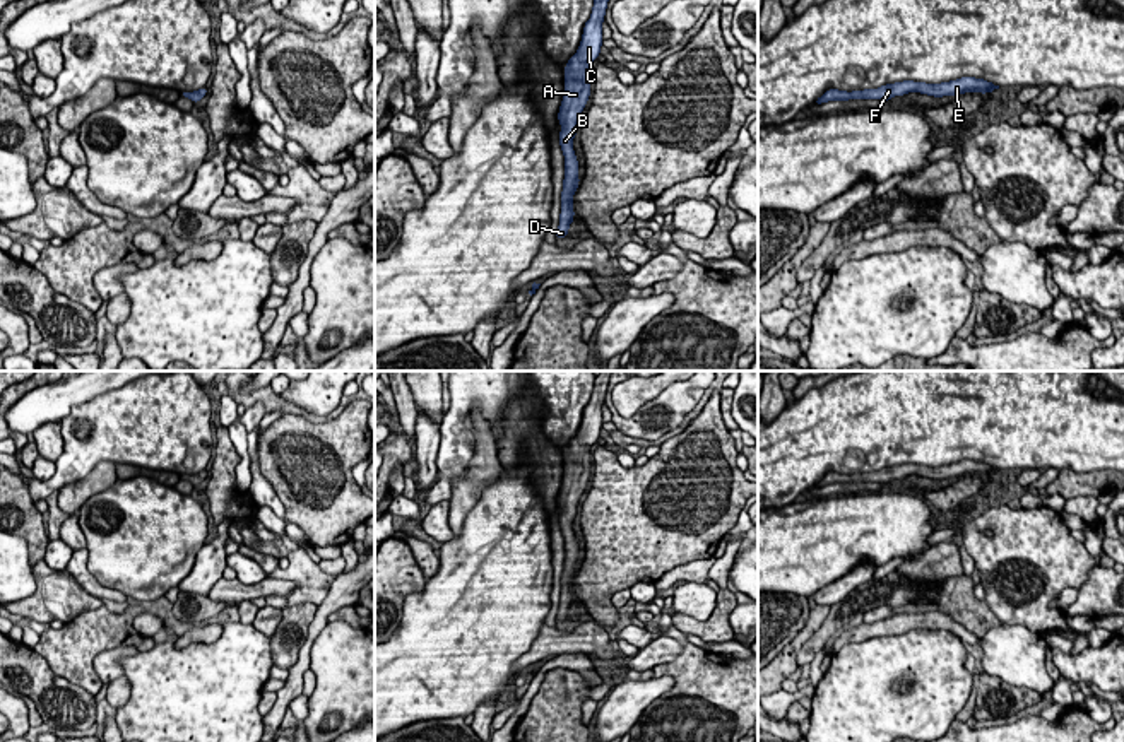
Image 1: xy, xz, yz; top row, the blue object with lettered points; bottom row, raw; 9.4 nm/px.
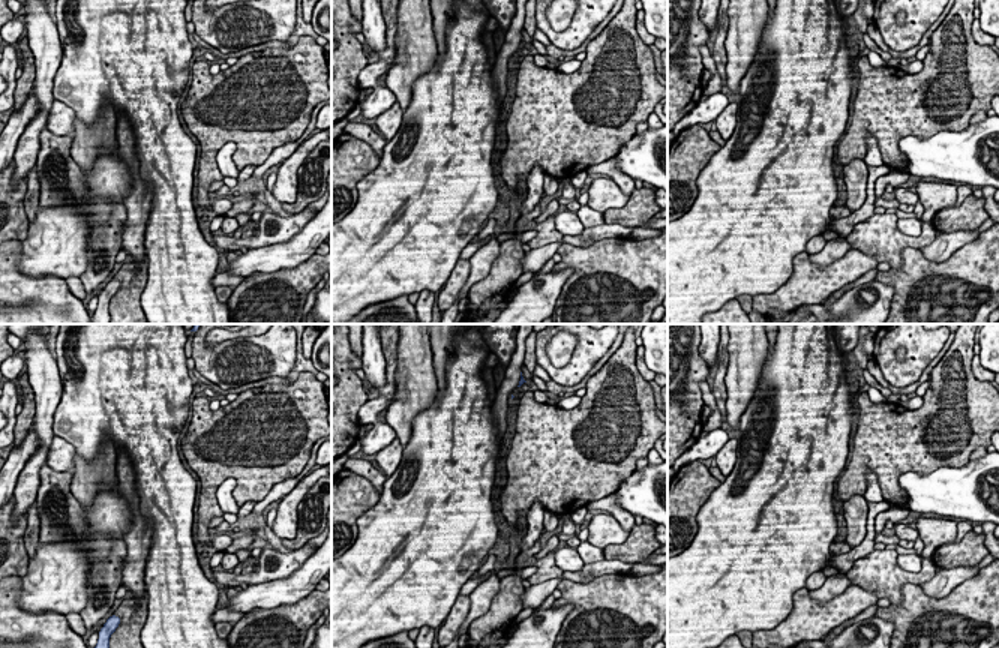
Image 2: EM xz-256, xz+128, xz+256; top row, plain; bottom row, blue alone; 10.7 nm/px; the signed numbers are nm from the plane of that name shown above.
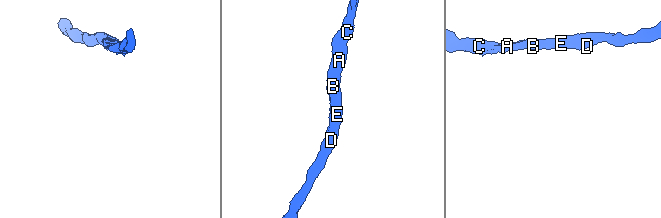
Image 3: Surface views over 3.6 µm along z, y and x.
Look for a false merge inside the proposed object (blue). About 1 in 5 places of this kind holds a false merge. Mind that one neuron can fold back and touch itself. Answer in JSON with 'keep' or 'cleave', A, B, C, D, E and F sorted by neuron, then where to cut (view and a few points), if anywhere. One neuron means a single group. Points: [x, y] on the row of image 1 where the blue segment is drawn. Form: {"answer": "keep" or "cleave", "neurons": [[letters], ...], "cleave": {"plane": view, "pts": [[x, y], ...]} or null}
{"answer": "keep", "neurons": [["A", "B", "C", "D", "E", "F"]], "cleave": null}

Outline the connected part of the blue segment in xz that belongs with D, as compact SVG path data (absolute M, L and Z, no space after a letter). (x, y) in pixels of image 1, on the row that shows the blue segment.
M594 0L590 19L583 26L580 46L565 65L565 91L558 113L561 125L559 145L565 156L565 180L561 191L561 214L556 239L568 234L575 221L573 195L578 188L578 159L573 150L573 137L578 133L578 118L590 96L590 63L597 60L602 46L602 22L609 0Z

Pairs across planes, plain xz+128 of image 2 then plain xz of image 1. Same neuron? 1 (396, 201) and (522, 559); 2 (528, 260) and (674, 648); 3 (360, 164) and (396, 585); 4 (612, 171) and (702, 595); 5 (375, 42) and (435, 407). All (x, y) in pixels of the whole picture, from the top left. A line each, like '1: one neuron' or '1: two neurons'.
1: one neuron
2: one neuron
3: one neuron
4: two neurons
5: two neurons

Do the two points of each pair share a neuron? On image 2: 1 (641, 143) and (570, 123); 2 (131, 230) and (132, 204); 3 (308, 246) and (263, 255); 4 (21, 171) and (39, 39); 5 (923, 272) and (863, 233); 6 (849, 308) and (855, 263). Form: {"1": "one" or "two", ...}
{"1": "two", "2": "one", "3": "one", "4": "one", "5": "two", "6": "two"}

